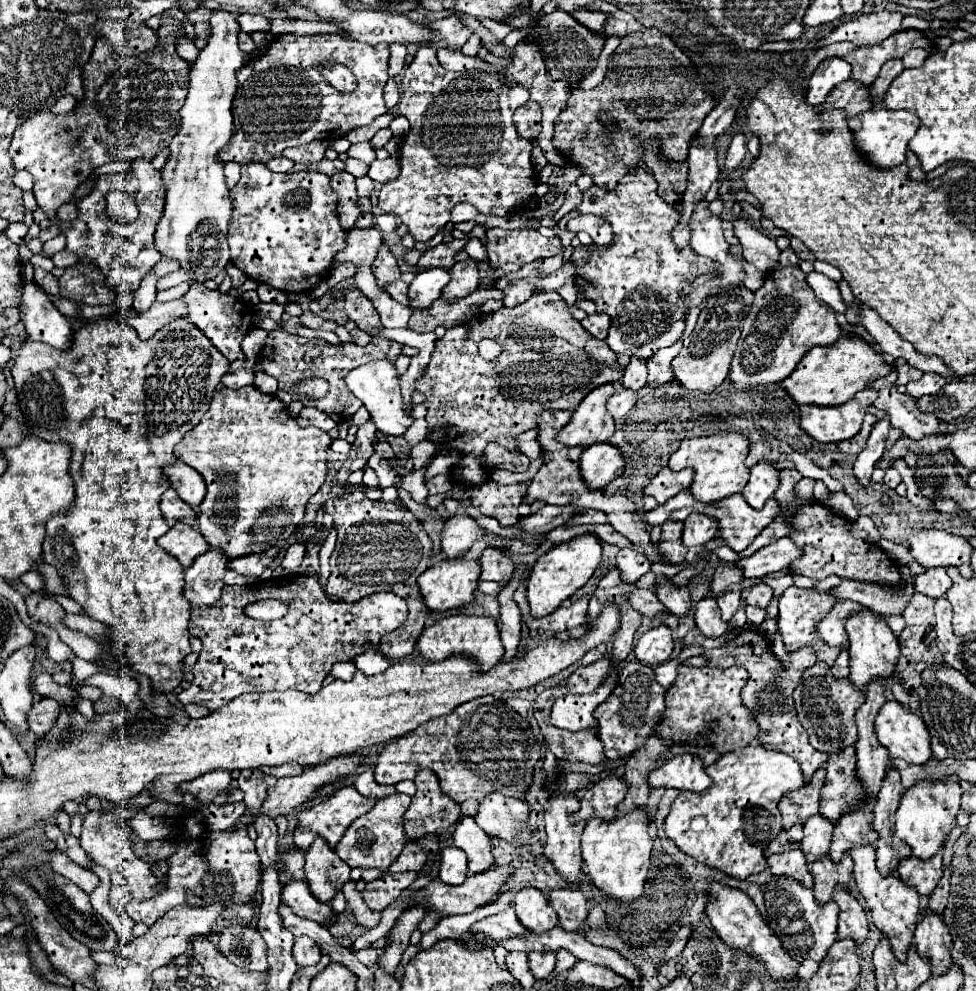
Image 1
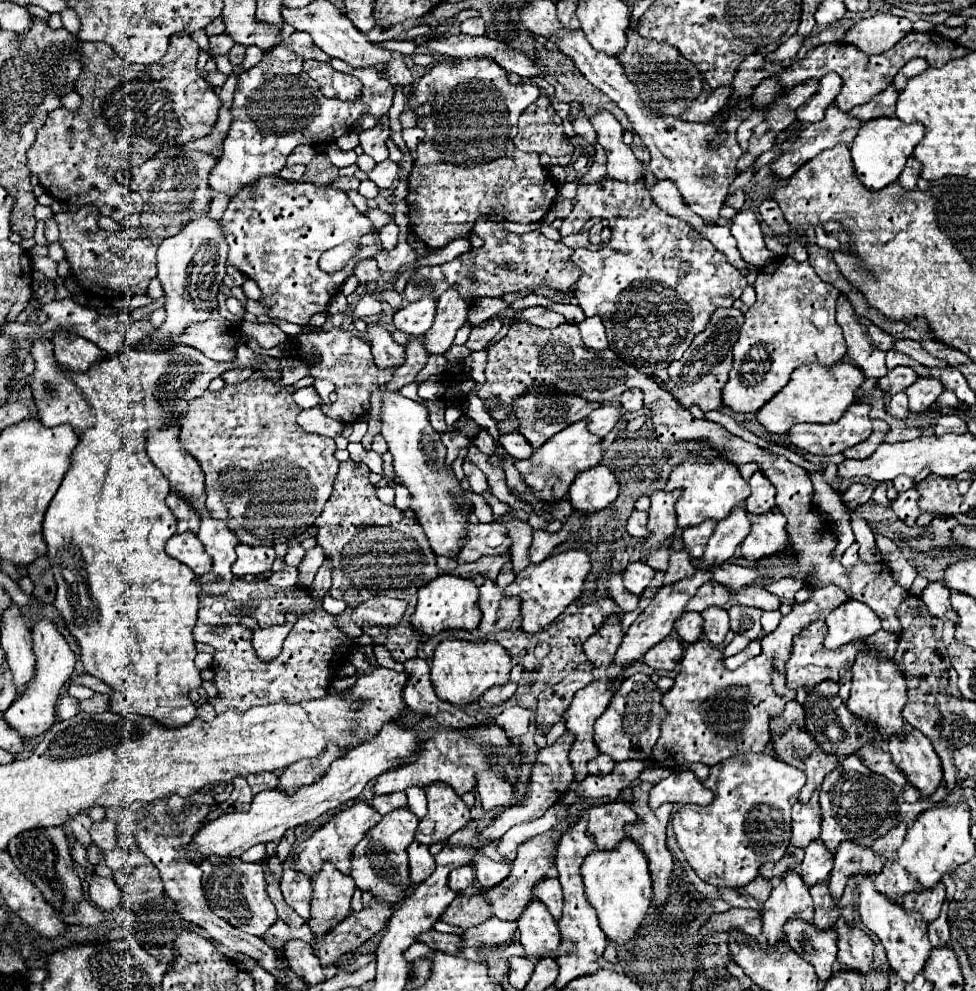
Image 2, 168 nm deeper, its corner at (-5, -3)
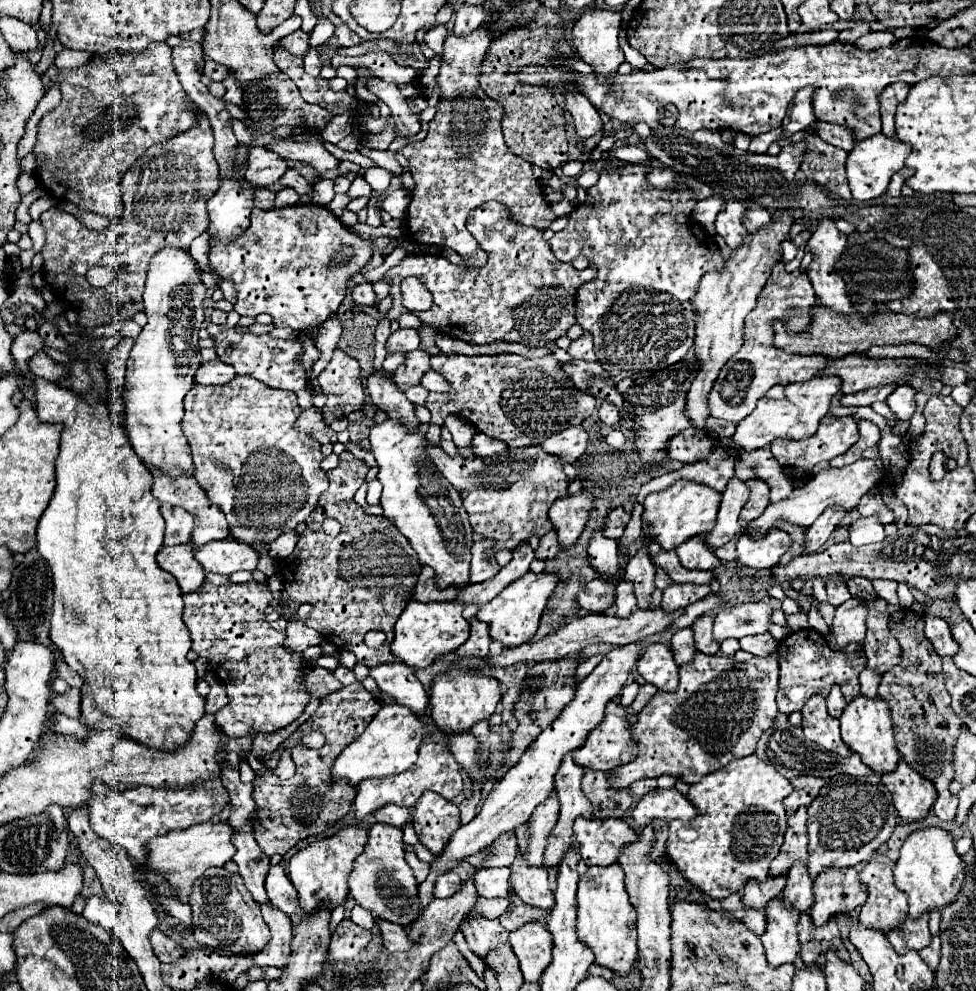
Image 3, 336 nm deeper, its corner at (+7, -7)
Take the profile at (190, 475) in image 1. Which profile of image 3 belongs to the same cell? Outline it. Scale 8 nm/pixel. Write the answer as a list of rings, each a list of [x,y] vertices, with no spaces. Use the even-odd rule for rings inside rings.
[[[163,248],[151,258],[143,306],[147,326],[135,340],[127,360],[125,384],[125,432],[141,462],[155,466],[171,478],[195,472],[191,448],[181,432],[183,398],[193,388],[193,376],[201,364],[199,328],[205,320],[203,270],[183,248]]]

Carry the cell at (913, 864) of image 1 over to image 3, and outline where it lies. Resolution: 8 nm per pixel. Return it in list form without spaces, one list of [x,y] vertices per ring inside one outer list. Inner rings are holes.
[[[923,914],[923,918],[907,916],[907,922],[903,922],[903,930],[891,930],[891,934],[887,934],[891,946],[899,954],[907,950],[921,950],[929,946],[931,932],[929,932],[927,920],[929,920],[929,914]]]

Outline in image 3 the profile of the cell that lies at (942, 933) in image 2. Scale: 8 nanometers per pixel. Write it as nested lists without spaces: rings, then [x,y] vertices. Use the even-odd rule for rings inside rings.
[[[937,936],[931,938],[931,946],[919,950],[919,956],[925,960],[925,964],[931,968],[931,970],[937,970],[937,964],[939,964],[939,948],[941,948],[941,942]]]

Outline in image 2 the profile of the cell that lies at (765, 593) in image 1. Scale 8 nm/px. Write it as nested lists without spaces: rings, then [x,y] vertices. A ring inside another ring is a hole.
[[[747,586],[739,592],[735,592],[733,600],[737,604],[761,608],[761,610],[779,610],[779,606],[781,606],[781,600],[775,594],[767,592],[763,586]]]

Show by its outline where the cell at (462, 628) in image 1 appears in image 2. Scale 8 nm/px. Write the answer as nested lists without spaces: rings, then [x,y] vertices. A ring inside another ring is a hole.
[[[445,640],[437,646],[431,662],[431,682],[435,694],[449,704],[467,706],[477,702],[491,686],[501,686],[509,682],[509,672],[513,664],[509,654],[499,642],[463,642]]]

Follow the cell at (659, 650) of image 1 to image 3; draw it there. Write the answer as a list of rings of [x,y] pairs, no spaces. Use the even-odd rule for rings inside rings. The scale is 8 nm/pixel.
[[[649,644],[637,660],[637,670],[659,690],[673,692],[679,684],[679,668],[673,660],[671,648],[665,644]]]

